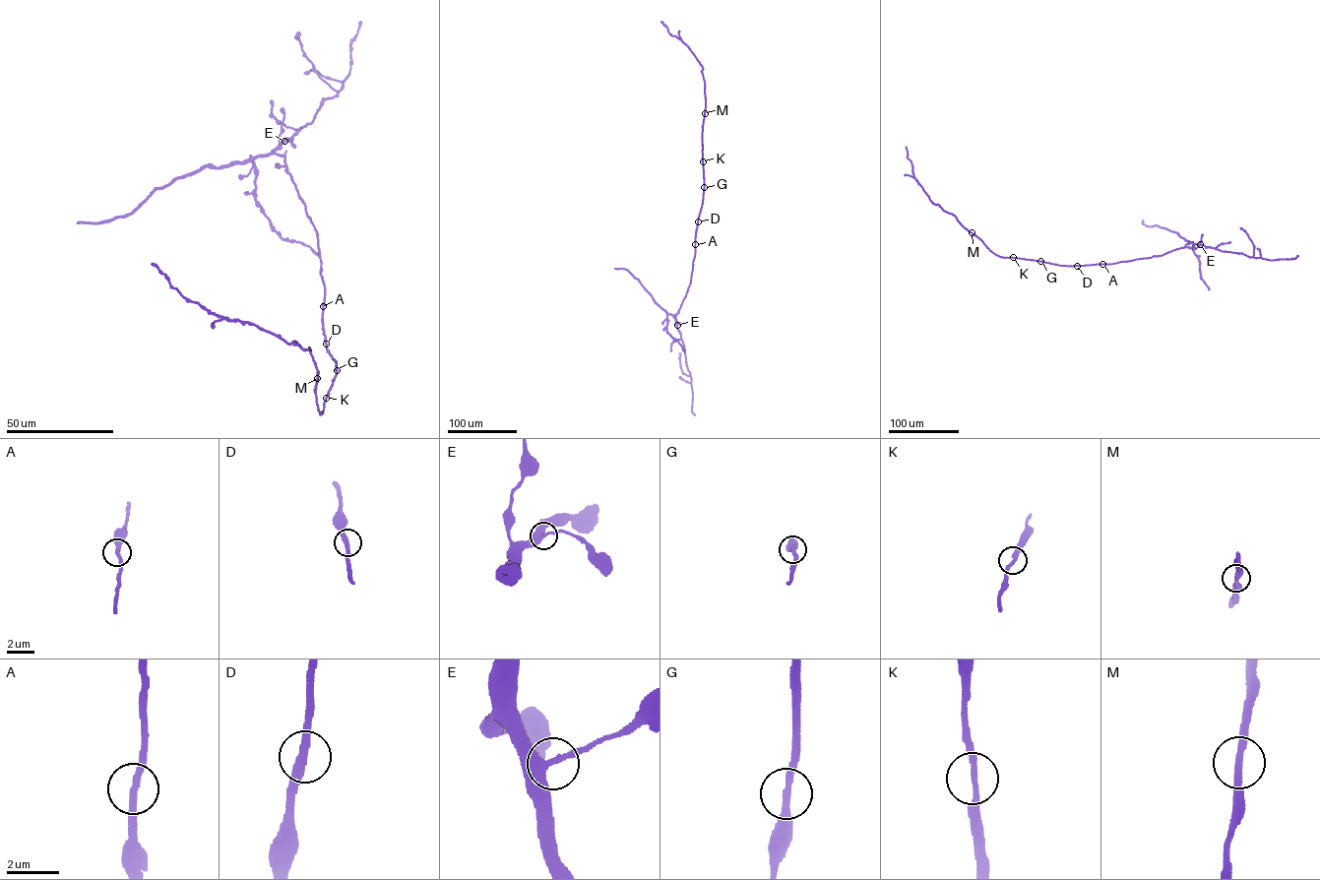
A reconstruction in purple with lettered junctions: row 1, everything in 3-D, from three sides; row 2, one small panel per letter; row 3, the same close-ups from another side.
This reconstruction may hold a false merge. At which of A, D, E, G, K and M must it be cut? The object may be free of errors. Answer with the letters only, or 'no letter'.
no letter

